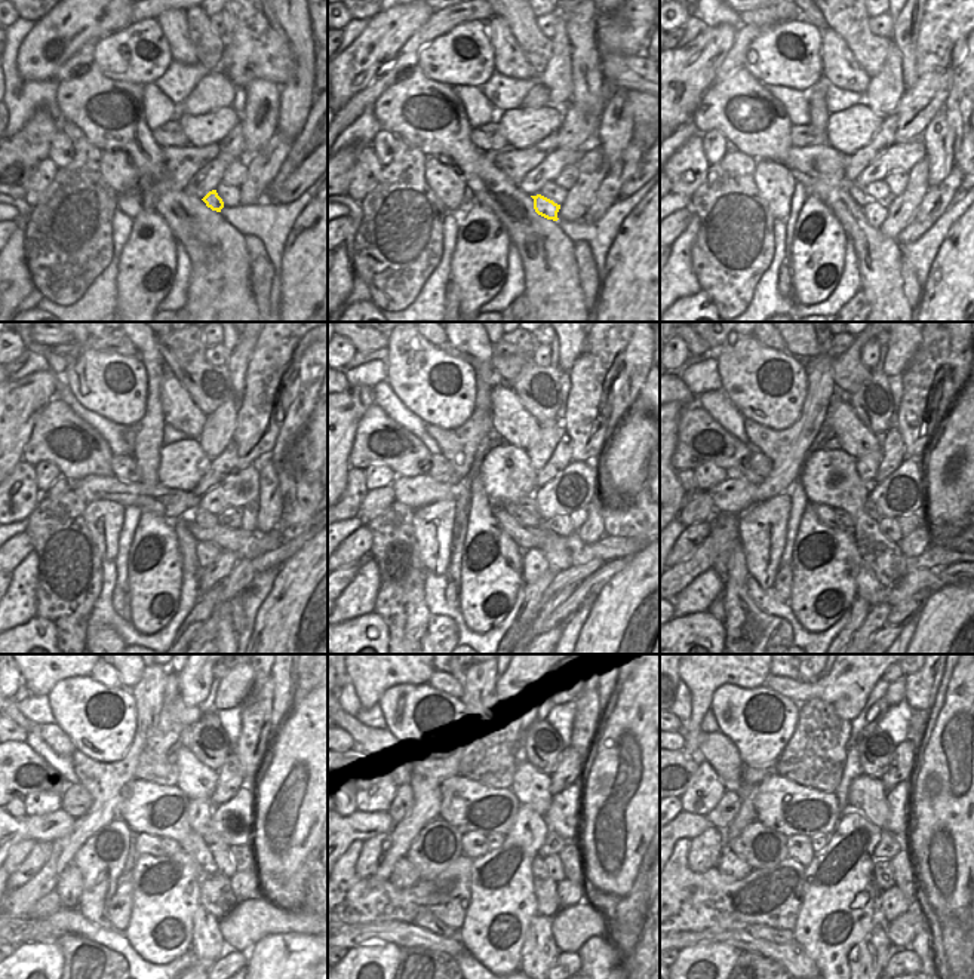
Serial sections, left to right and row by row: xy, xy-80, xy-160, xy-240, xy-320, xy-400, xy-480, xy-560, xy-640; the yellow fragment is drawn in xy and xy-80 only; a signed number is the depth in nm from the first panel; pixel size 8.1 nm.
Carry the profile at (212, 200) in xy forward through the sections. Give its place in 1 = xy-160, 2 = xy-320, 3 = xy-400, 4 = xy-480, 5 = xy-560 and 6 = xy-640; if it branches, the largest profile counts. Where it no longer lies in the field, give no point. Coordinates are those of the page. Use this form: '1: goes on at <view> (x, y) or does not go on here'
1: goes on at xy-160 (875, 212)
2: goes on at xy-320 (534, 564)
3: goes on at xy-400 (869, 589)
4: goes on at xy-480 (208, 942)
5: goes on at xy-560 (538, 951)
6: goes on at xy-640 (870, 956)

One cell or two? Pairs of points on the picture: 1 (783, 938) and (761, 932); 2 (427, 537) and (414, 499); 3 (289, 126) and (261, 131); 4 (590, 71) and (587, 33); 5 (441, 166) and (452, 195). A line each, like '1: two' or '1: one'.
1: one
2: two
3: two
4: one
5: one

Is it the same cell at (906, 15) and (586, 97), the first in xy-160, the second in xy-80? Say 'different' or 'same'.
same

